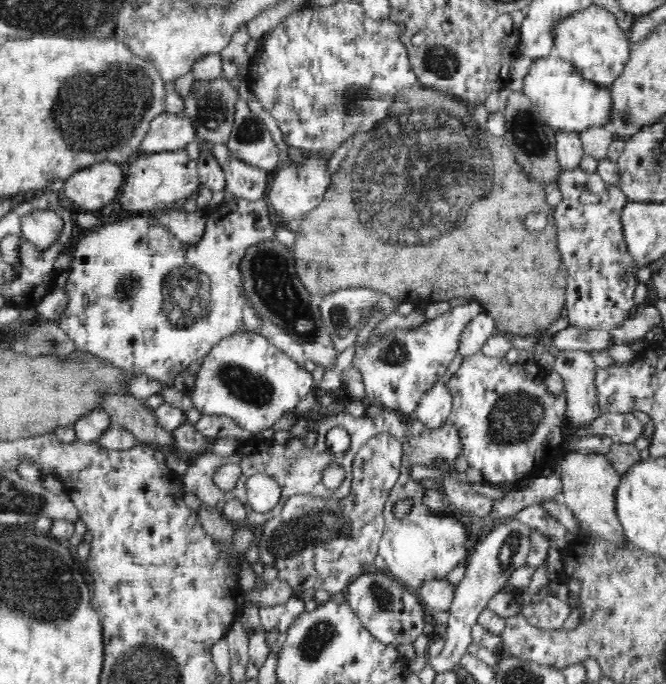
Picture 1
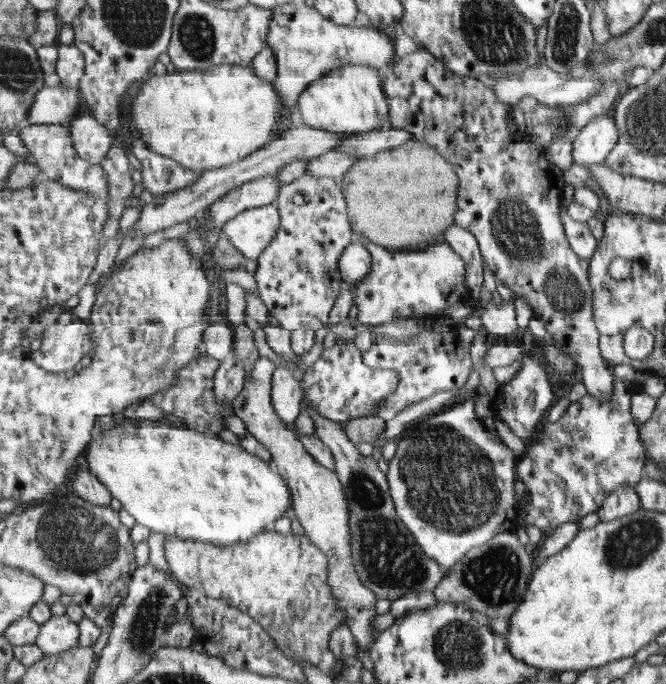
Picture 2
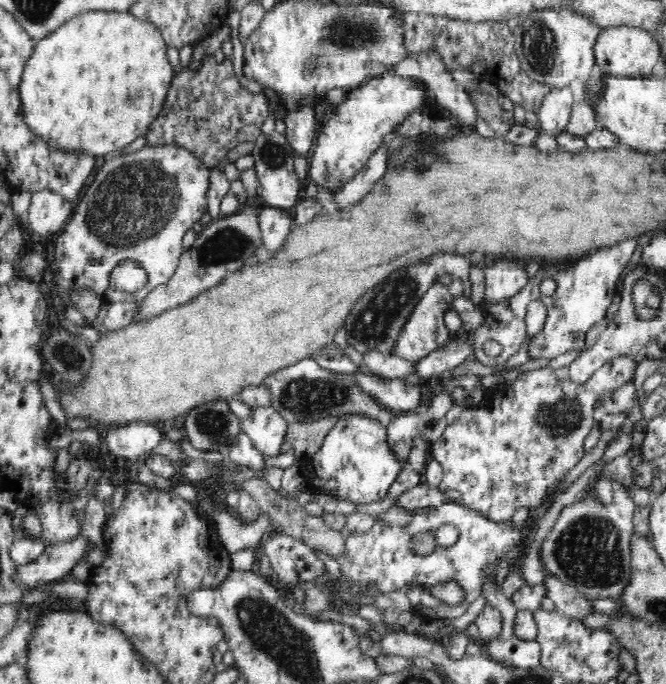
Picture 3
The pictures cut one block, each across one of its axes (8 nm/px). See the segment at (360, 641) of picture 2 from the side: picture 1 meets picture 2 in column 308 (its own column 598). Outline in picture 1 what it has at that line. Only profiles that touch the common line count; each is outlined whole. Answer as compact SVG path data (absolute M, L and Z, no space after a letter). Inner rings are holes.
M564 451L561 461L557 464L557 474L561 479L561 495L566 506L578 520L581 535L604 538L616 544L626 541L624 531L615 514L614 493L621 475L602 452L572 452Z

